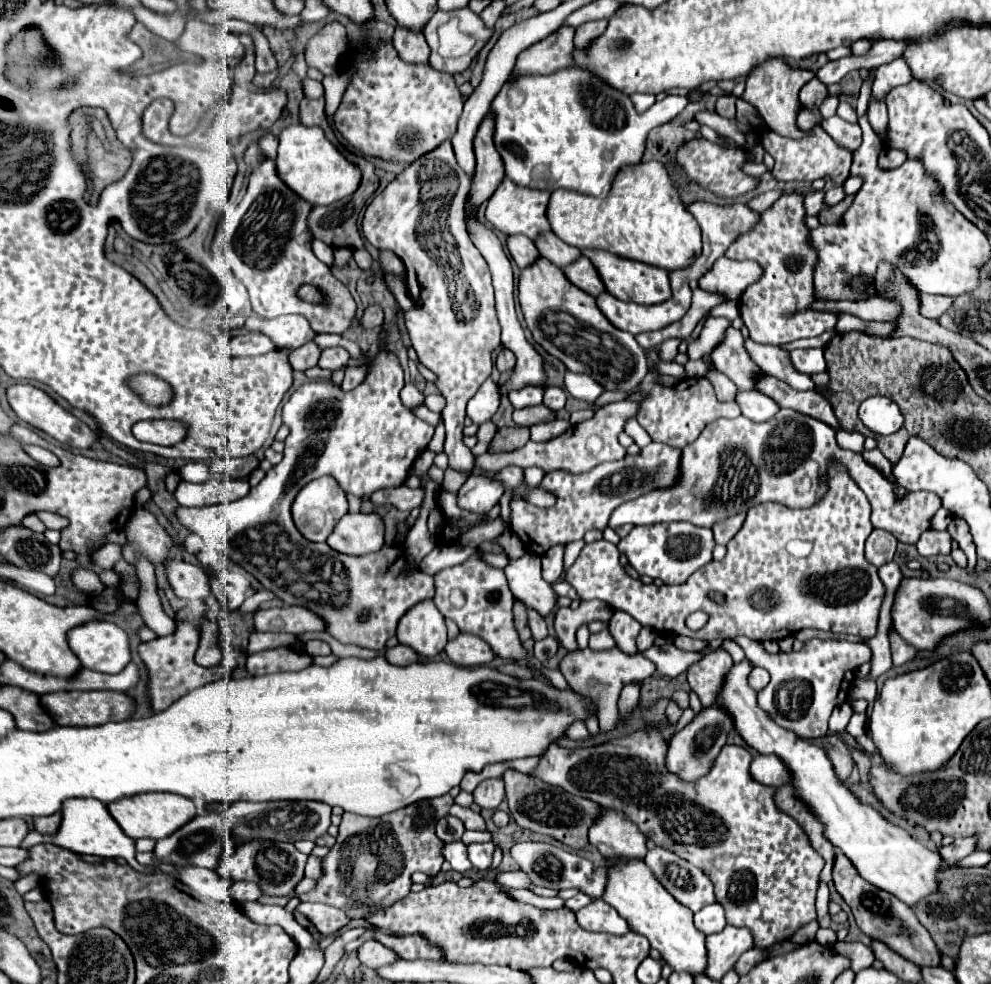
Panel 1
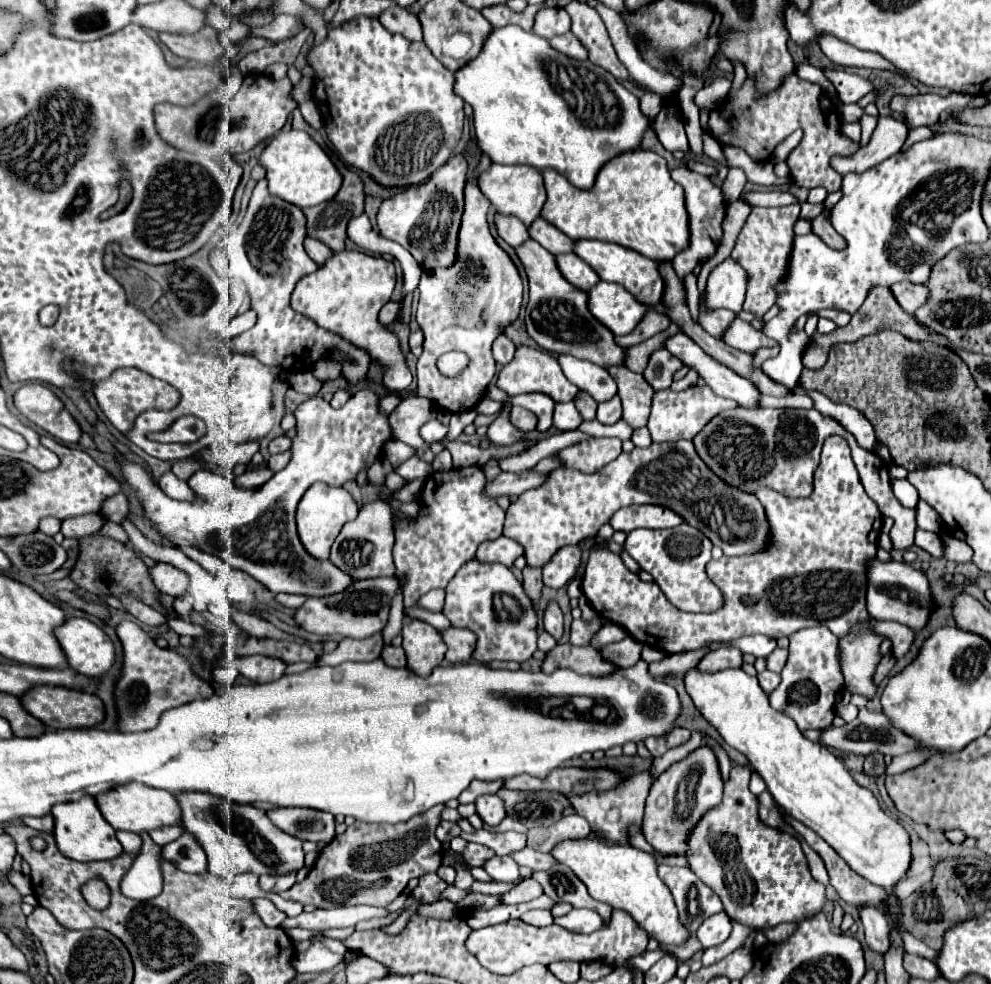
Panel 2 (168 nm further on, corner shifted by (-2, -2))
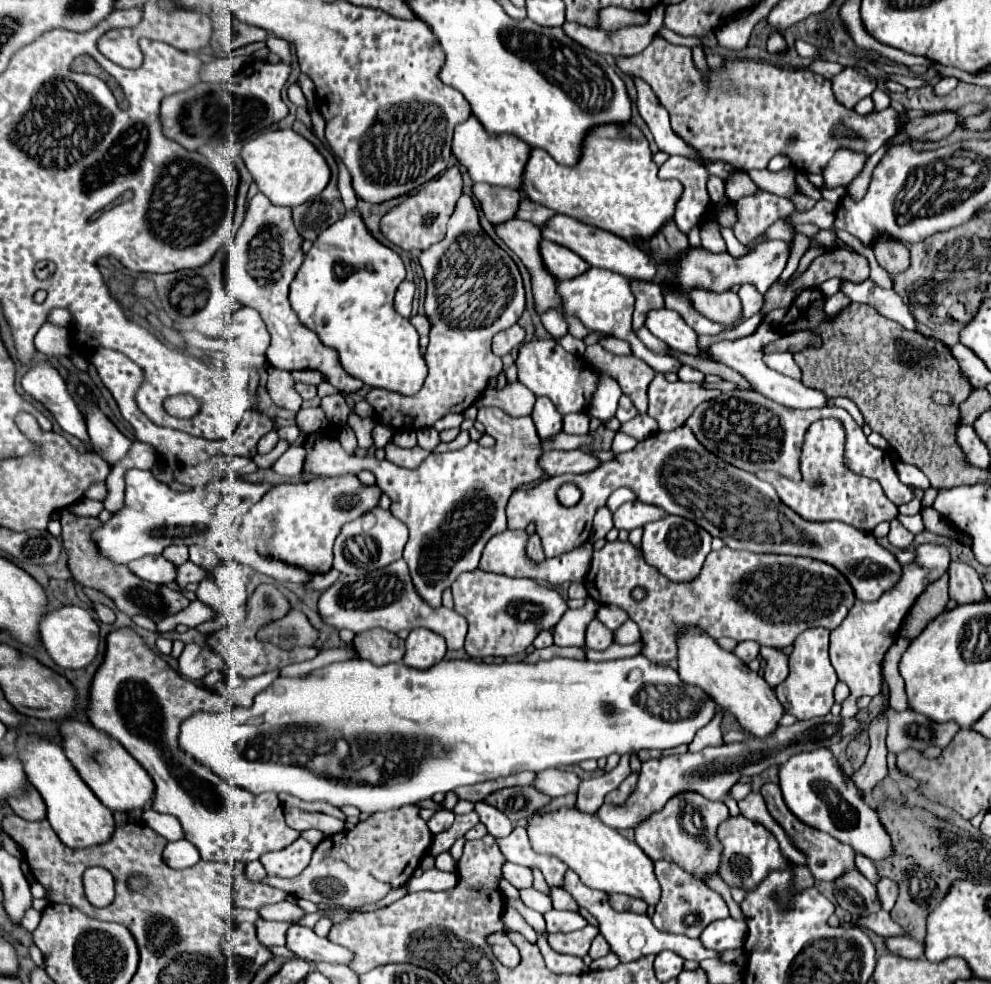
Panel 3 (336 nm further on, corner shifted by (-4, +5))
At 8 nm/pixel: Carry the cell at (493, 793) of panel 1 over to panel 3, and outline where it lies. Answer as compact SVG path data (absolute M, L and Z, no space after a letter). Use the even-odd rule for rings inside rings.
M486 801L476 803L476 813L480 815L480 821L488 827L488 833L494 837L504 837L514 829L510 819L492 805L486 805Z

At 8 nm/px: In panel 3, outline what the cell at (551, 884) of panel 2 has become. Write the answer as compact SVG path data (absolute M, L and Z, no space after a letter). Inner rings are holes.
M568 869L566 877L564 877L564 883L562 887L576 899L576 903L584 909L588 909L596 919L598 919L598 927L600 927L600 933L604 935L604 939L610 943L610 949L620 957L622 963L628 963L628 961L634 961L638 957L644 957L644 955L658 955L660 951L664 949L670 949L674 953L678 953L682 959L694 959L694 961L702 961L706 957L718 957L716 951L710 951L706 949L700 939L690 939L690 937L682 937L682 935L672 935L672 933L662 933L658 931L650 917L648 915L638 915L638 913L618 913L610 907L608 903L608 895L602 893L602 891L594 891L590 887L584 887L580 877Z

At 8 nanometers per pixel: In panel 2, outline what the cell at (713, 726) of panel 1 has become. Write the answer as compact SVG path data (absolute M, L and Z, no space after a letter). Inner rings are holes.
M702 746L696 752L692 752L686 760L670 766L650 788L650 796L646 798L646 812L644 812L644 820L642 820L642 834L646 838L646 842L654 848L656 854L662 856L684 856L688 852L688 838L692 834L692 830L696 828L696 824L702 820L702 816L716 808L722 802L722 778L720 778L720 770L718 770L718 762L716 756L710 748Z

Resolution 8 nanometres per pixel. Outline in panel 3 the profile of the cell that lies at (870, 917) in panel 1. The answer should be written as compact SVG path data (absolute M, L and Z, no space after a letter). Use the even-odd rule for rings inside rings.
M768 783L760 789L760 793L764 795L764 801L766 801L766 807L770 811L770 815L786 829L786 833L790 835L792 843L806 853L808 857L808 869L812 871L814 879L818 881L836 881L838 877L842 877L846 871L850 869L856 869L856 863L854 863L854 849L850 849L850 845L844 845L844 843L838 843L834 841L834 837L830 837L828 833L822 833L818 829L810 829L808 825L802 825L802 821L798 821L798 817L794 817L790 813L790 809L786 809L786 803L782 799L782 793L780 793L780 787L776 783Z

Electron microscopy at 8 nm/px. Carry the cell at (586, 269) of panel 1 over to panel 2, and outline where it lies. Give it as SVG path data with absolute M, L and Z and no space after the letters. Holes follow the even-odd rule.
M574 252L558 254L556 256L556 264L558 264L558 270L562 272L562 276L572 286L576 286L578 290L588 292L588 288L592 288L592 284L596 284L596 280L600 280L596 276L596 272L584 260L580 260Z

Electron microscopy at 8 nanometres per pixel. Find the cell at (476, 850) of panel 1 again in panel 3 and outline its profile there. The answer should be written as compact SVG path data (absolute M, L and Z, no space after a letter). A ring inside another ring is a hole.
M506 861L502 865L502 877L508 879L516 889L522 889L522 887L530 887L532 885L532 871L526 869L524 865L514 865L510 861Z

